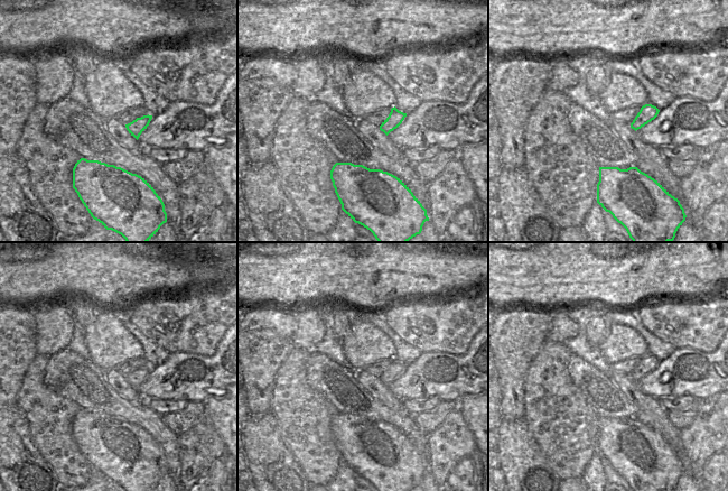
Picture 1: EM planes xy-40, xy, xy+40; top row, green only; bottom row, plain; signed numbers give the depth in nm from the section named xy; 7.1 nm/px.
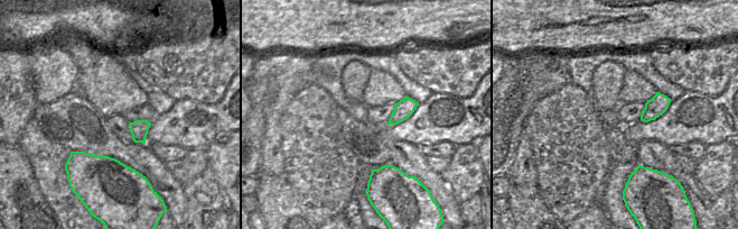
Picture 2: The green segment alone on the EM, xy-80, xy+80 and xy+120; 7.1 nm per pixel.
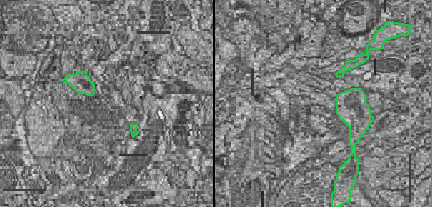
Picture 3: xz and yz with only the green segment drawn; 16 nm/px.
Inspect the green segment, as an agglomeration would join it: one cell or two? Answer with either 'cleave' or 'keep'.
keep

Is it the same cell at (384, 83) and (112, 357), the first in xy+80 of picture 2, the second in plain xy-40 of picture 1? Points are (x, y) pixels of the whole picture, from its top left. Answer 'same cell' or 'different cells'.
same cell

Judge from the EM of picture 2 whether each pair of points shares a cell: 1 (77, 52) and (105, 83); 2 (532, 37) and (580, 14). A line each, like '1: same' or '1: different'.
1: different
2: same

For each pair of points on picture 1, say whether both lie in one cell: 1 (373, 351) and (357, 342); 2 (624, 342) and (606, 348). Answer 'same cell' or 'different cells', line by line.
1: same cell
2: same cell

